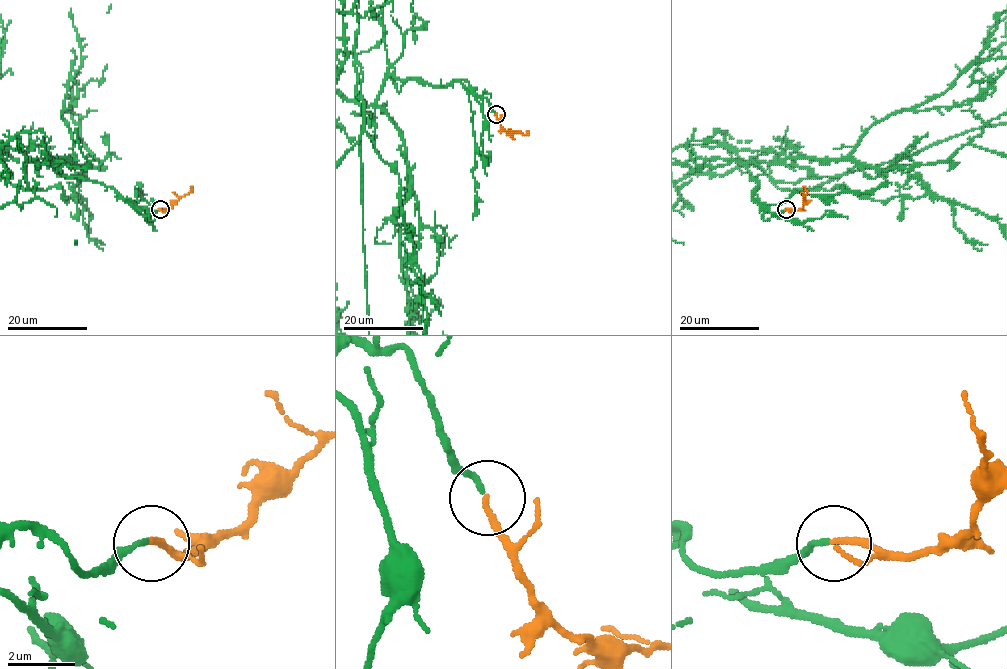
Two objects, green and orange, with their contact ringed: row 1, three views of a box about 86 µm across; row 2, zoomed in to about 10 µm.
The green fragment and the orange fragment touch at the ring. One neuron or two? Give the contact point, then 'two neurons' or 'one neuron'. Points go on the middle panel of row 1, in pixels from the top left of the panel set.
place (496, 114); one neuron

